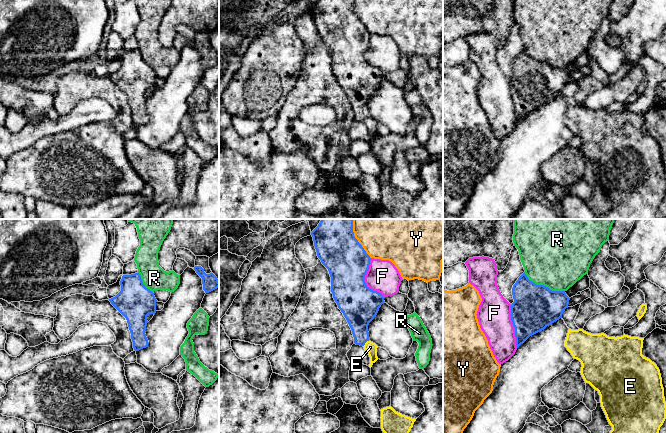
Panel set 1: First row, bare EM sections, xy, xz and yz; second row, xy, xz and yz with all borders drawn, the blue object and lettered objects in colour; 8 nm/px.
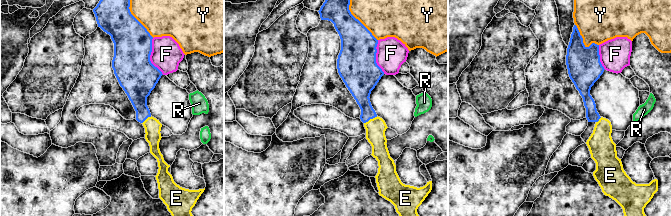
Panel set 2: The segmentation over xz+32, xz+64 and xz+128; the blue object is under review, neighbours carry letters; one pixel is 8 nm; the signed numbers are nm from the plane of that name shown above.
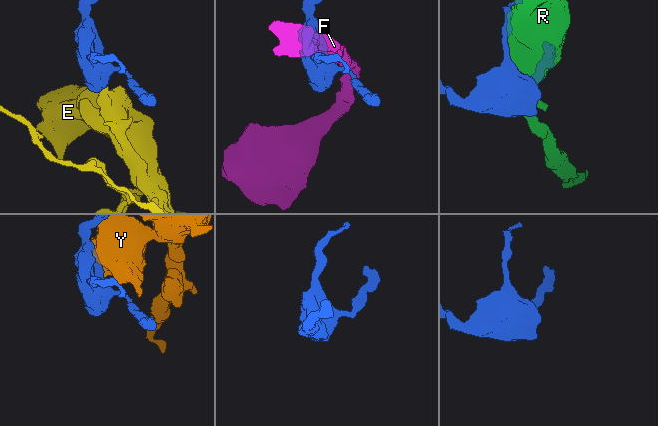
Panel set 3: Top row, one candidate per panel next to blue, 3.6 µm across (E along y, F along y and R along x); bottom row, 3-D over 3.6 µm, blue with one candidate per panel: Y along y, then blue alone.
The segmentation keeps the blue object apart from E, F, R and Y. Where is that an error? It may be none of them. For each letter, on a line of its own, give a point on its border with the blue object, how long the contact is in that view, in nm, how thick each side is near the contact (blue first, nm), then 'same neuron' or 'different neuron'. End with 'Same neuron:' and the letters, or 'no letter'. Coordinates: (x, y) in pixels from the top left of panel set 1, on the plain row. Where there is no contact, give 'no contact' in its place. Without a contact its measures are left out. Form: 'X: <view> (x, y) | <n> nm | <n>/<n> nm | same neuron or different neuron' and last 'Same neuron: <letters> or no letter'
E: xz (365, 118) | 70 nm | 240/90 nm | same neuron
F: xz (364, 56) | 340 nm | 340/260 nm | different neuron
R: yz (543, 61) | 360 nm | 360/500 nm | different neuron
Y: xz (357, 17) | 320 nm | 340/280 nm | different neuron
Same neuron: E

